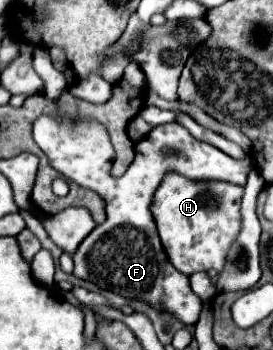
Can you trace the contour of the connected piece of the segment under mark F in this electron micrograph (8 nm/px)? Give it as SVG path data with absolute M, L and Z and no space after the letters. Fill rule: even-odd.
M40 116L34 122L34 140L50 158L52 168L56 168L64 178L96 190L106 200L108 218L78 246L74 254L74 276L126 298L140 298L158 310L168 310L184 324L196 324L202 300L192 292L188 276L180 274L168 260L150 214L150 202L164 174L170 170L192 180L226 180L244 186L248 172L254 170L252 156L246 154L246 158L234 160L216 146L196 140L184 126L160 124L152 134L136 142L136 158L128 170L120 178L112 178L110 136L108 130L92 118ZM166 148L170 148L170 154L164 154Z

